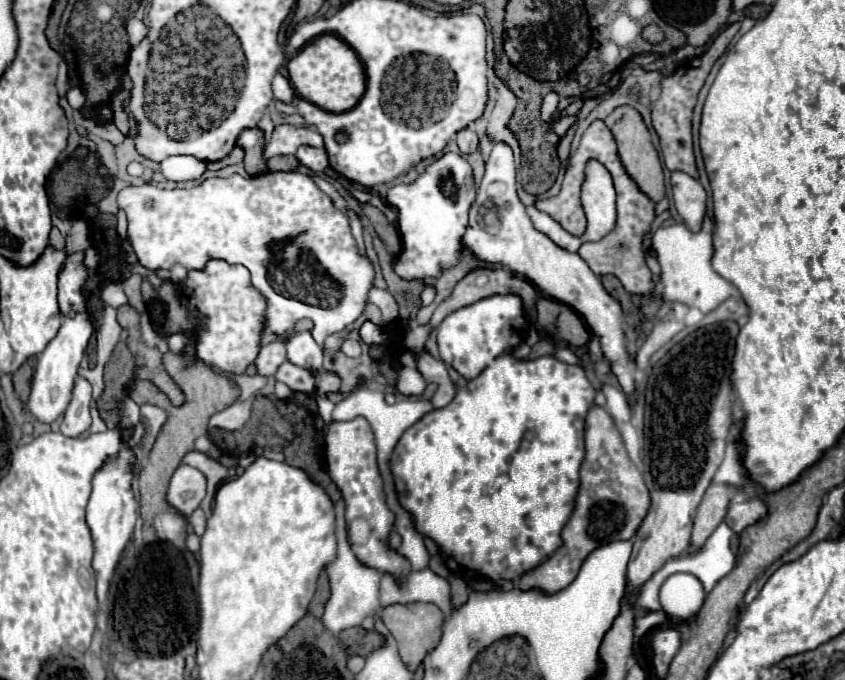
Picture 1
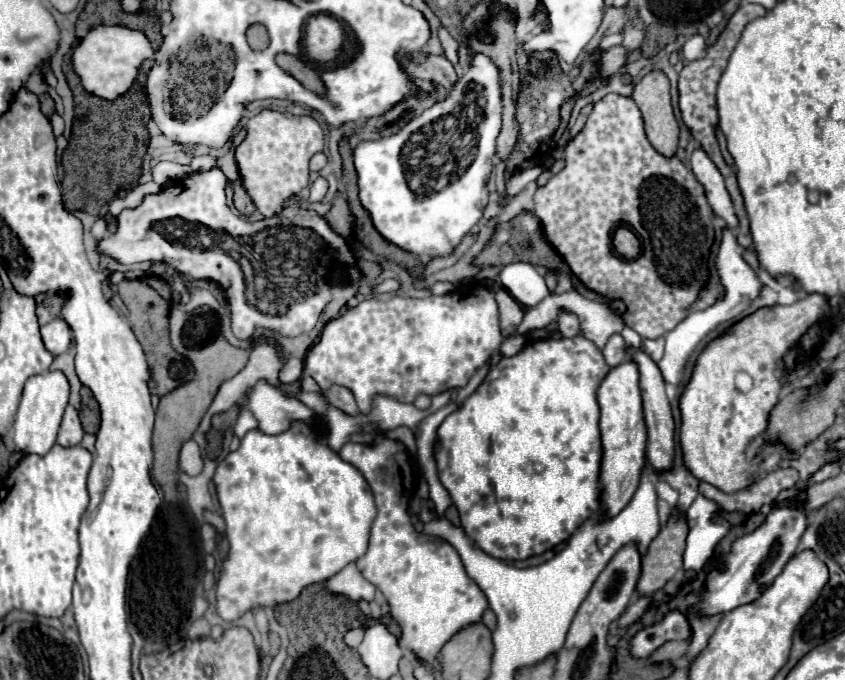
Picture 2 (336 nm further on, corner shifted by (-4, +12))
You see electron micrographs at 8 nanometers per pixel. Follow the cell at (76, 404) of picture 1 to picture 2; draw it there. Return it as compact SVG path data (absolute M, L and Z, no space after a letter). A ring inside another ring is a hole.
M68 404L56 442L58 442L60 446L76 446L76 444L80 444L82 436L84 436L84 428L82 428L82 424L80 424L78 410L76 410L72 404Z

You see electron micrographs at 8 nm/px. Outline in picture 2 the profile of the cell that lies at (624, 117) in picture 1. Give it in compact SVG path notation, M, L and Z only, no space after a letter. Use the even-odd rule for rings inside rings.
M662 72L646 74L632 92L642 112L648 142L662 156L672 158L678 150L678 124L670 104L670 84Z

